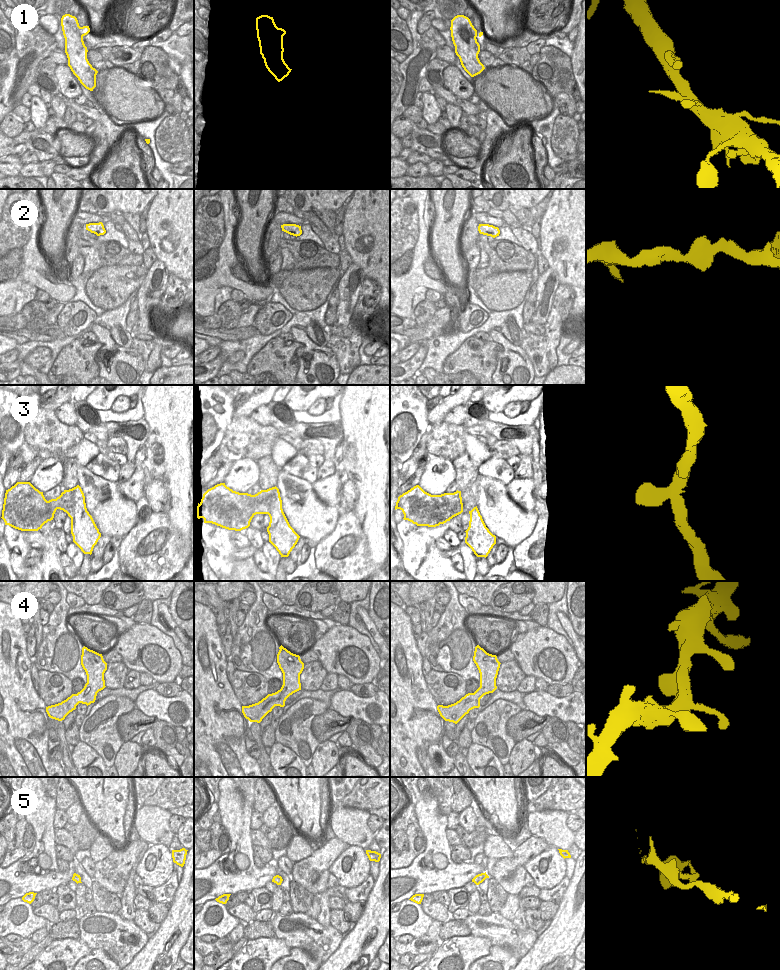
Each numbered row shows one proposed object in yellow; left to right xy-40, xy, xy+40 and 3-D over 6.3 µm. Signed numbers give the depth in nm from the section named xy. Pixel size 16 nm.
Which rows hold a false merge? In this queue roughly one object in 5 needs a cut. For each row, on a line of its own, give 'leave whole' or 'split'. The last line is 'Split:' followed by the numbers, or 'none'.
1: leave whole
2: leave whole
3: leave whole
4: leave whole
5: leave whole
Split: none

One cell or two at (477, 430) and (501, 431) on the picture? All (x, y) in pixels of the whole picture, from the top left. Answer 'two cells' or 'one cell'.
two cells

